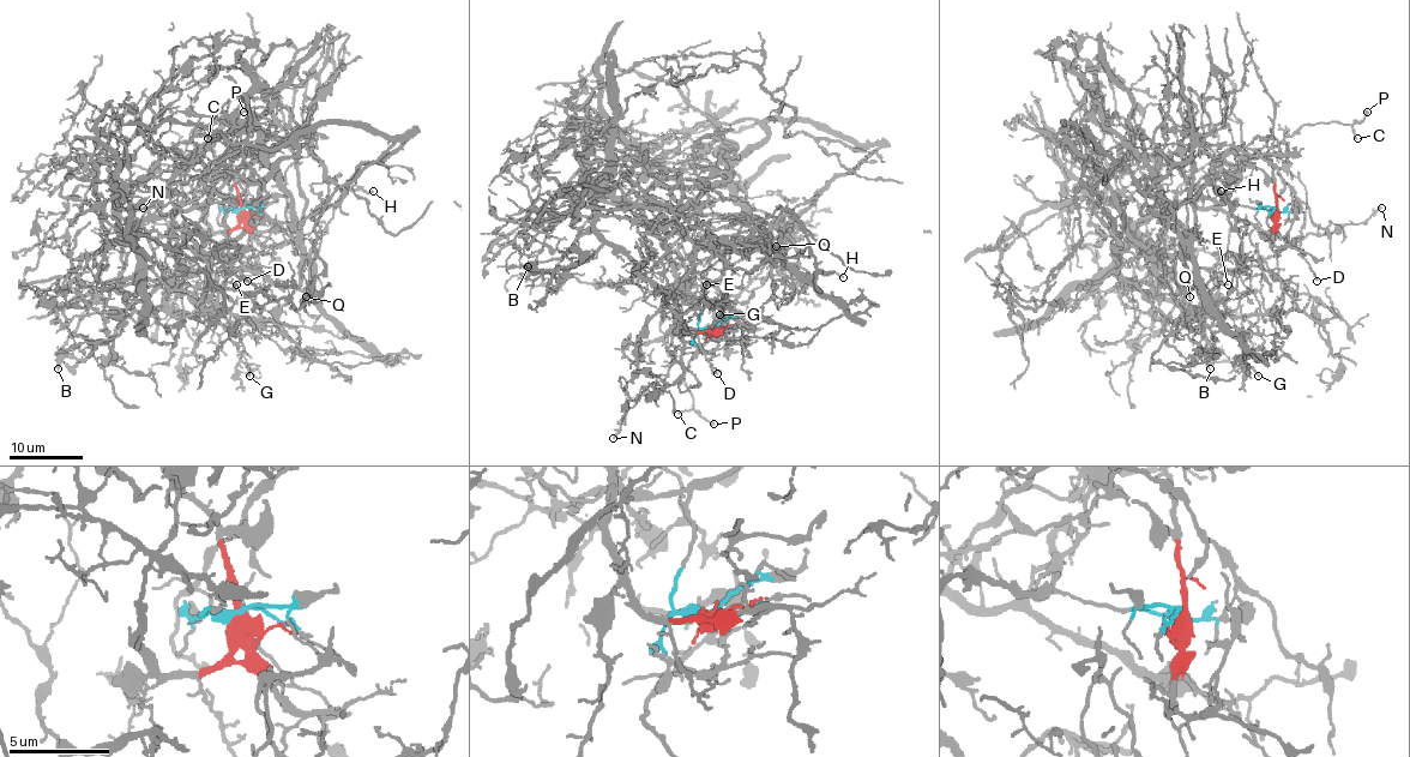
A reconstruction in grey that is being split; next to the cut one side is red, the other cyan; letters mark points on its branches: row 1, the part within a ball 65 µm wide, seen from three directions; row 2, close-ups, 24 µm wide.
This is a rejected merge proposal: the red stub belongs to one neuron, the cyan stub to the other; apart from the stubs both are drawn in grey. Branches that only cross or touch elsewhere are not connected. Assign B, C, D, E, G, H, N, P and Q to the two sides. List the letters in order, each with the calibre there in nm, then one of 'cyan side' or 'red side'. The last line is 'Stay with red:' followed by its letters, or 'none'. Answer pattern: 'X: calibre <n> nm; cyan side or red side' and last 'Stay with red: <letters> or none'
B: calibre 220 nm; red side
C: calibre 110 nm; red side
D: calibre 100 nm; red side
E: calibre 90 nm; cyan side
G: calibre 150 nm; red side
H: calibre 150 nm; cyan side
N: calibre 180 nm; red side
P: calibre 220 nm; red side
Q: calibre 160 nm; cyan side
Stay with red: B, C, D, G, N, P

